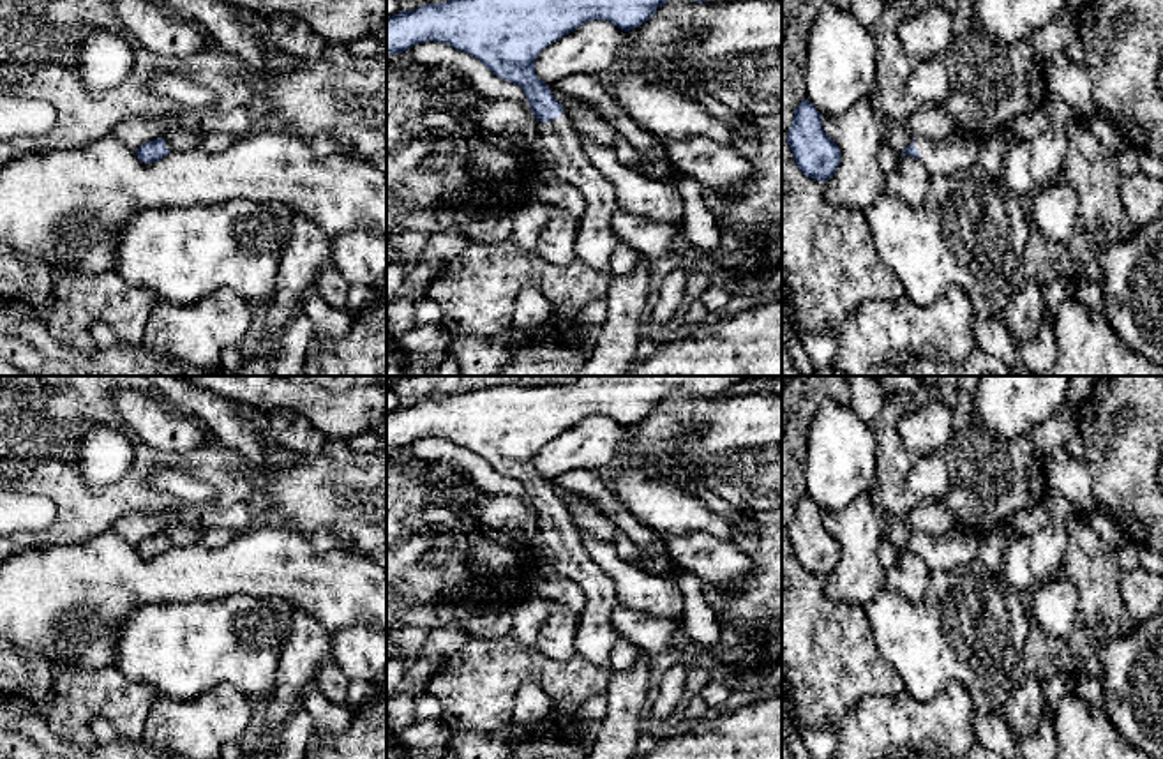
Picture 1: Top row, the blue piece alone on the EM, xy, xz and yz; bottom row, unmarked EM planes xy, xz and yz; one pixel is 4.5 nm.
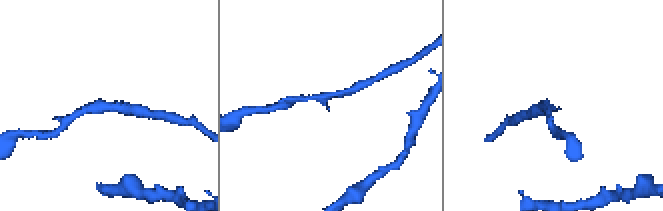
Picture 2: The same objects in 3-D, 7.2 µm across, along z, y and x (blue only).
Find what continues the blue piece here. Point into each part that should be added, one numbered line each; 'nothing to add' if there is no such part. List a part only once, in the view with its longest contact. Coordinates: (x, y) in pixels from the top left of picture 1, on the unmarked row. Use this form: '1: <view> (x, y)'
1: xz (556, 544)

